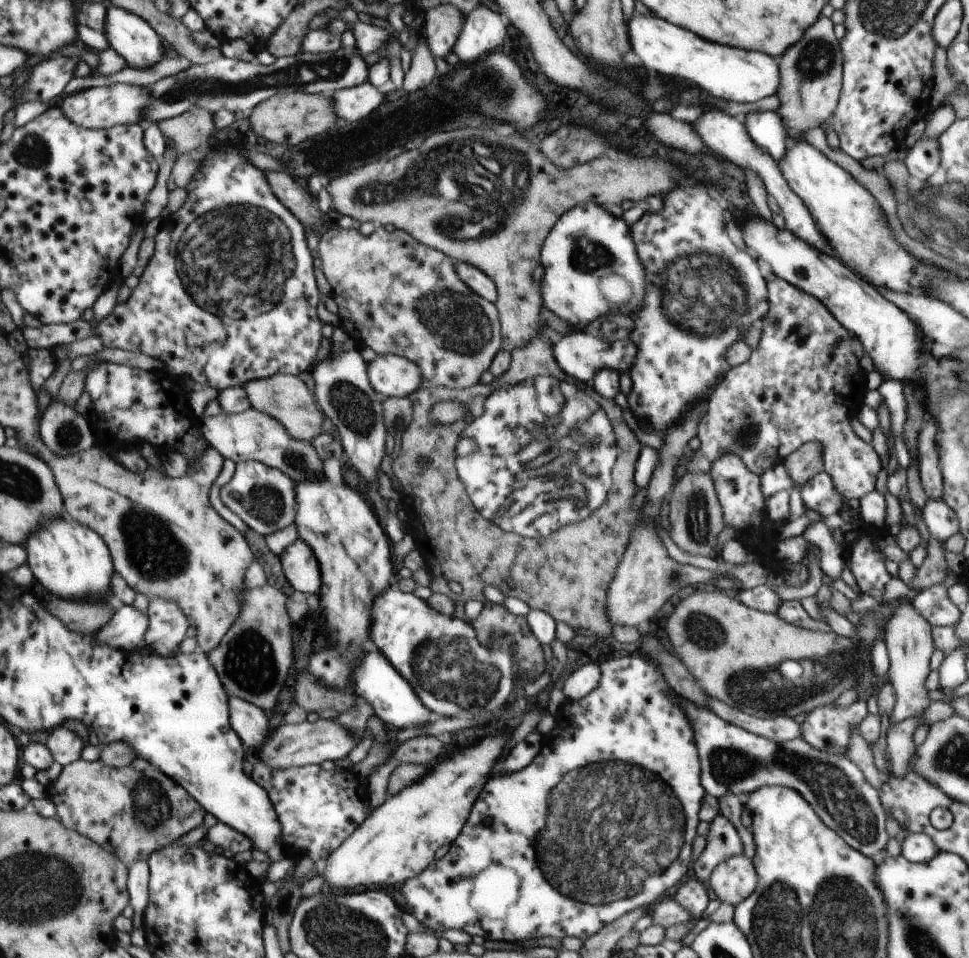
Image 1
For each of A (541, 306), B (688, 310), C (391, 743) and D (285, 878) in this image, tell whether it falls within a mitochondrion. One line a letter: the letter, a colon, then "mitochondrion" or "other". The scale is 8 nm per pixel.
A: other
B: mitochondrion
C: other
D: other

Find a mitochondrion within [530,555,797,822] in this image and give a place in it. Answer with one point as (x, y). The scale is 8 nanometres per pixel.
(703, 631)

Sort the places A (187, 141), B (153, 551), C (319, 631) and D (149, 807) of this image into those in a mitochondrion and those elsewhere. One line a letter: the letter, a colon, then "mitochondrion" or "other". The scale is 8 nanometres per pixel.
A: mitochondrion
B: mitochondrion
C: other
D: mitochondrion

